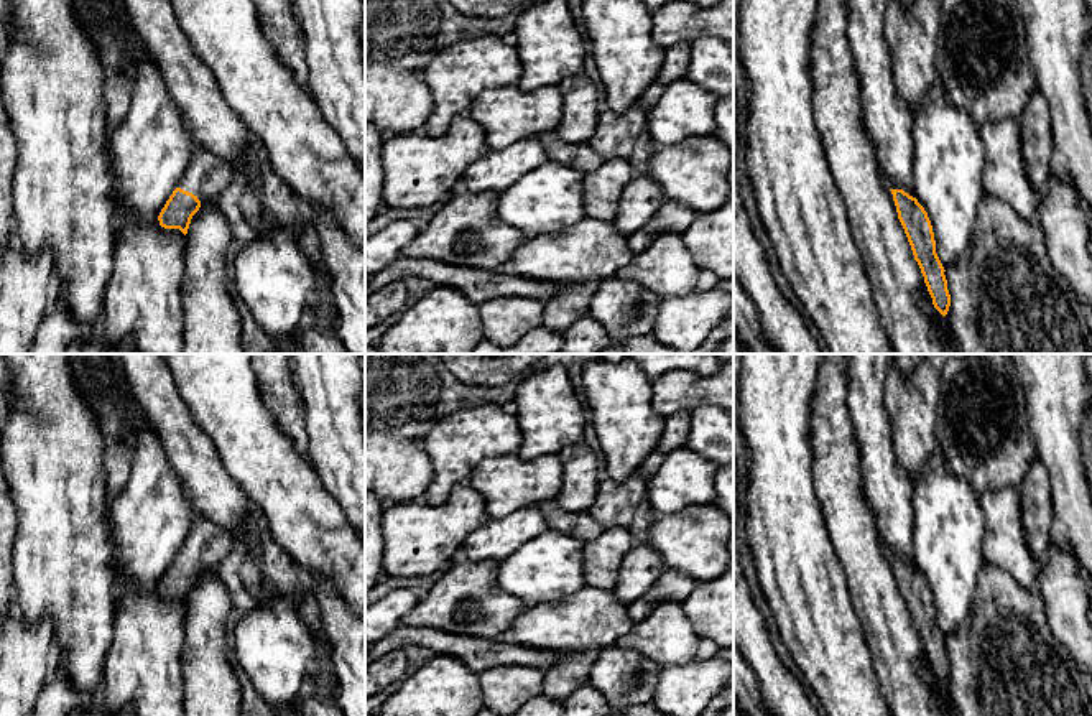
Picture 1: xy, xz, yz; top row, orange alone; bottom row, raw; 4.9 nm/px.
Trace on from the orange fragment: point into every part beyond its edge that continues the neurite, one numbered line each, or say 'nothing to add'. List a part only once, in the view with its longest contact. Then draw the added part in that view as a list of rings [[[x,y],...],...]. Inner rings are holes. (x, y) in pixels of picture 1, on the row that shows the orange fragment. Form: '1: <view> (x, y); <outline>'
1: xy (208, 175); [[[194,145],[191,160],[176,188],[192,193],[201,204],[217,202],[234,176],[232,165],[211,153],[202,145]]]

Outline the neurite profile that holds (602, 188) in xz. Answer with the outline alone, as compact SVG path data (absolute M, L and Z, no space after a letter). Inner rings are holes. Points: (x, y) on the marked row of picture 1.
M627 158L604 160L590 173L584 173L584 209L589 217L613 221L622 191L636 174L636 170Z

